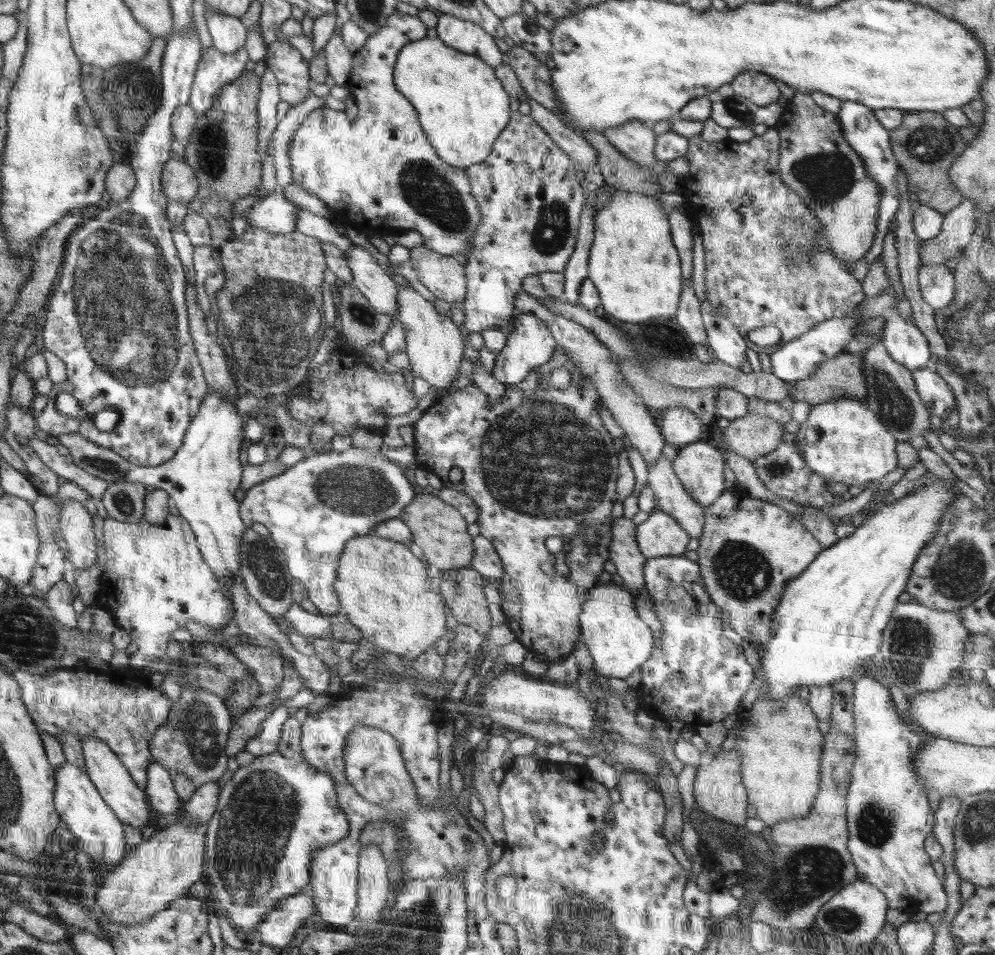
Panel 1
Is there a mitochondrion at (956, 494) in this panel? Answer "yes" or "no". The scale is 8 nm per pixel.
no

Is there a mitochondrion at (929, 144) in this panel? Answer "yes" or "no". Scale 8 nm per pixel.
yes

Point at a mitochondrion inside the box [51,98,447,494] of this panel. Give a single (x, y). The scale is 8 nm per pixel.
(124, 314)

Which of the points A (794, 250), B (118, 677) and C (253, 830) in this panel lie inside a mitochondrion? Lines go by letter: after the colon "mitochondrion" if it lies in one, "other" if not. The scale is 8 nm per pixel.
A: mitochondrion
B: other
C: mitochondrion

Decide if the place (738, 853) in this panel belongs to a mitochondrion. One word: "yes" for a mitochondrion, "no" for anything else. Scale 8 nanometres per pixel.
yes

